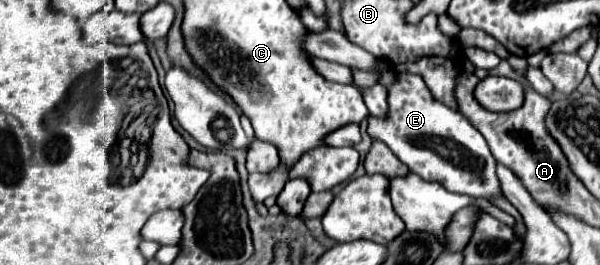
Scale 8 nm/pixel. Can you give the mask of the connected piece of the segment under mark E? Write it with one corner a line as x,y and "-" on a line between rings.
400,73
398,83
388,87
388,103
388,117
370,117
368,133
372,139
384,141
412,173
426,181
442,183
454,193
466,193
474,197
482,195
486,199
502,197
496,175
496,159
492,157
482,133
474,129
462,113
436,101
426,89
422,77
414,73

